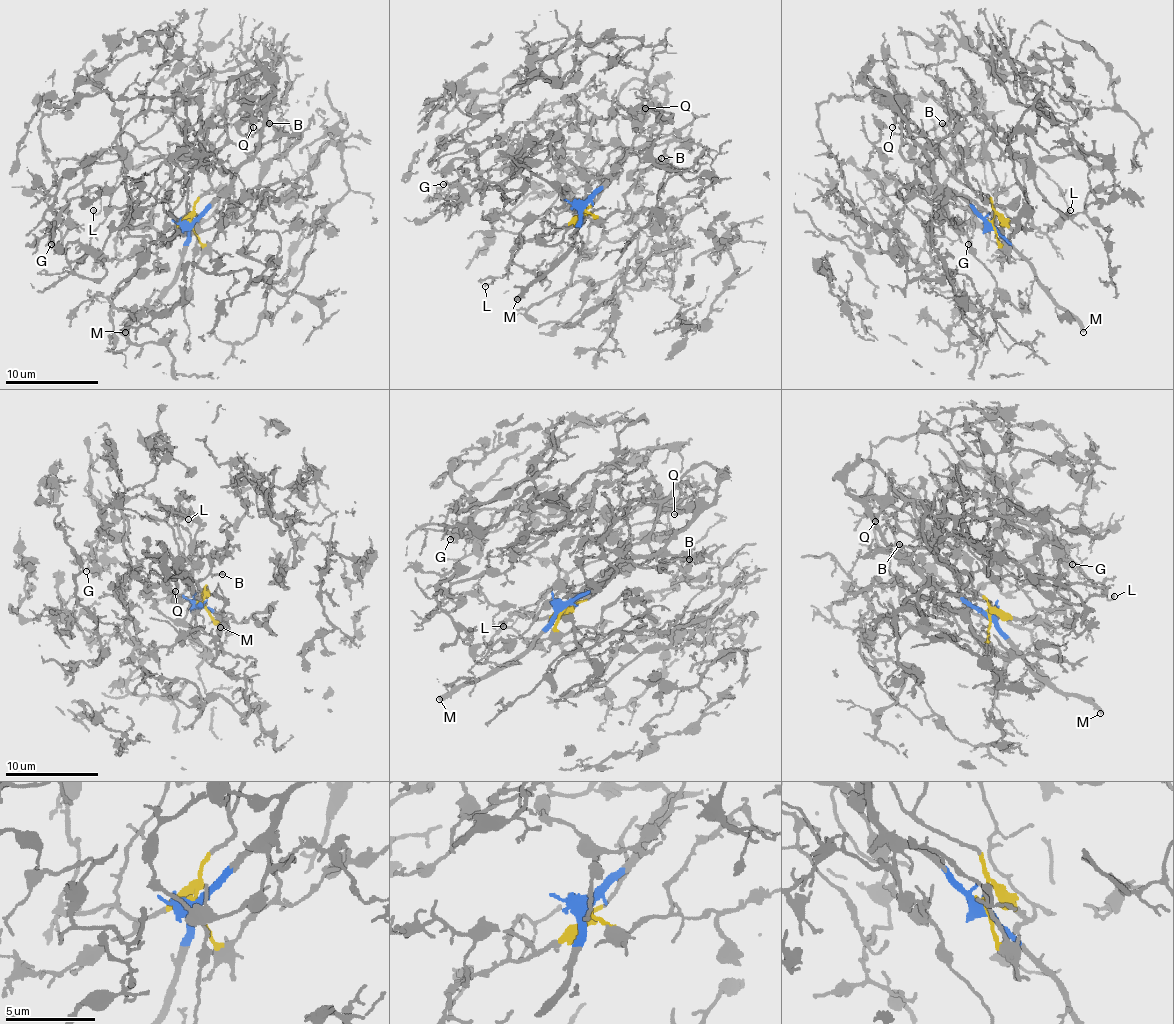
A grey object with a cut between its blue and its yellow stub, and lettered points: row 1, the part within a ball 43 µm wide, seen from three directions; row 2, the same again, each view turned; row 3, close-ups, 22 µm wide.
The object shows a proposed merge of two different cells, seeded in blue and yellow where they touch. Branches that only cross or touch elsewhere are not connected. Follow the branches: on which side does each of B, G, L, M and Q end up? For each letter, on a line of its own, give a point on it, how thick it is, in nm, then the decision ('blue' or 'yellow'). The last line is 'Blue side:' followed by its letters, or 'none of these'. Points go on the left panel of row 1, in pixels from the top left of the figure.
B: at (269, 123); 150 nm thick; yellow
G: at (51, 244); 110 nm thick; yellow
L: at (93, 210); 160 nm thick; yellow
M: at (125, 332); 340 nm thick; blue
Q: at (253, 127); 120 nm thick; blue
Blue side: M, Q

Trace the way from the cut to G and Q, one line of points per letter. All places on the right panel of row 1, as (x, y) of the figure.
G: (989, 223), (992, 200), (903, 114), (901, 154), (931, 179), (920, 156), (952, 135), (968, 244)
Q: (989, 223), (938, 181), (934, 163), (922, 151), (908, 121), (890, 98), (899, 107), (892, 128)

